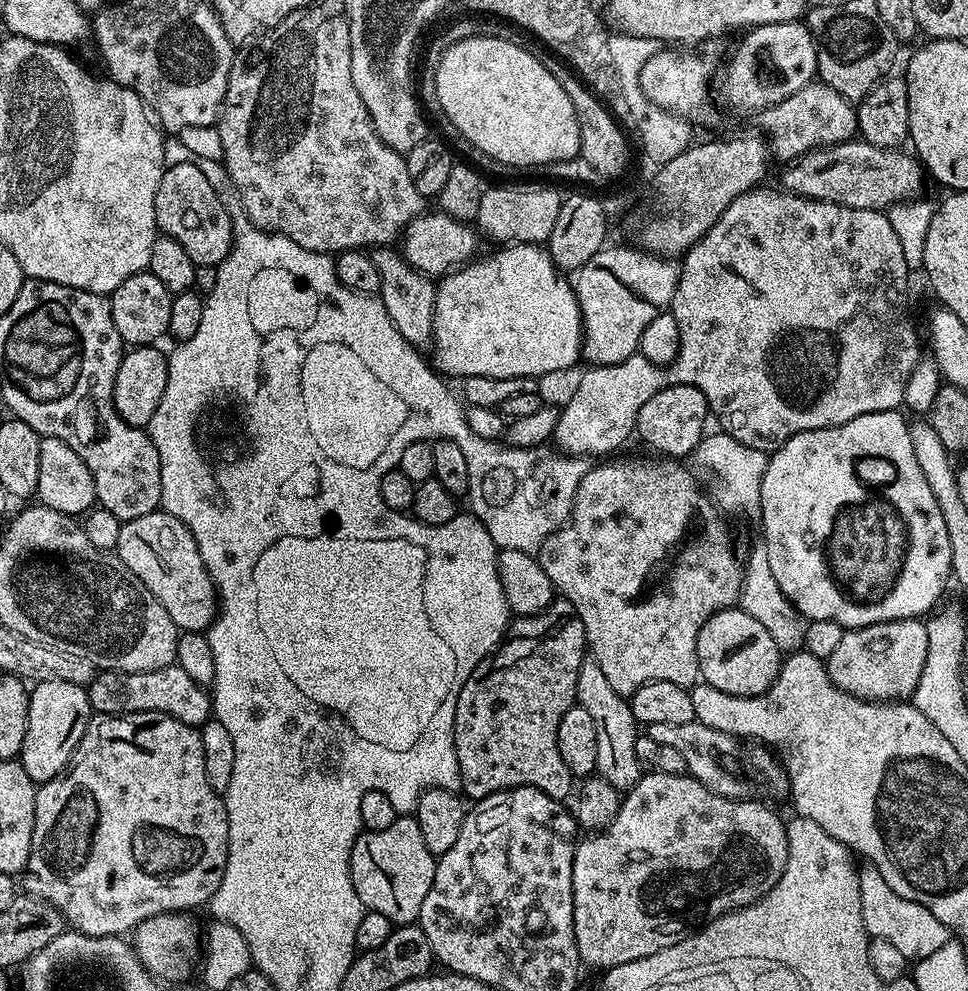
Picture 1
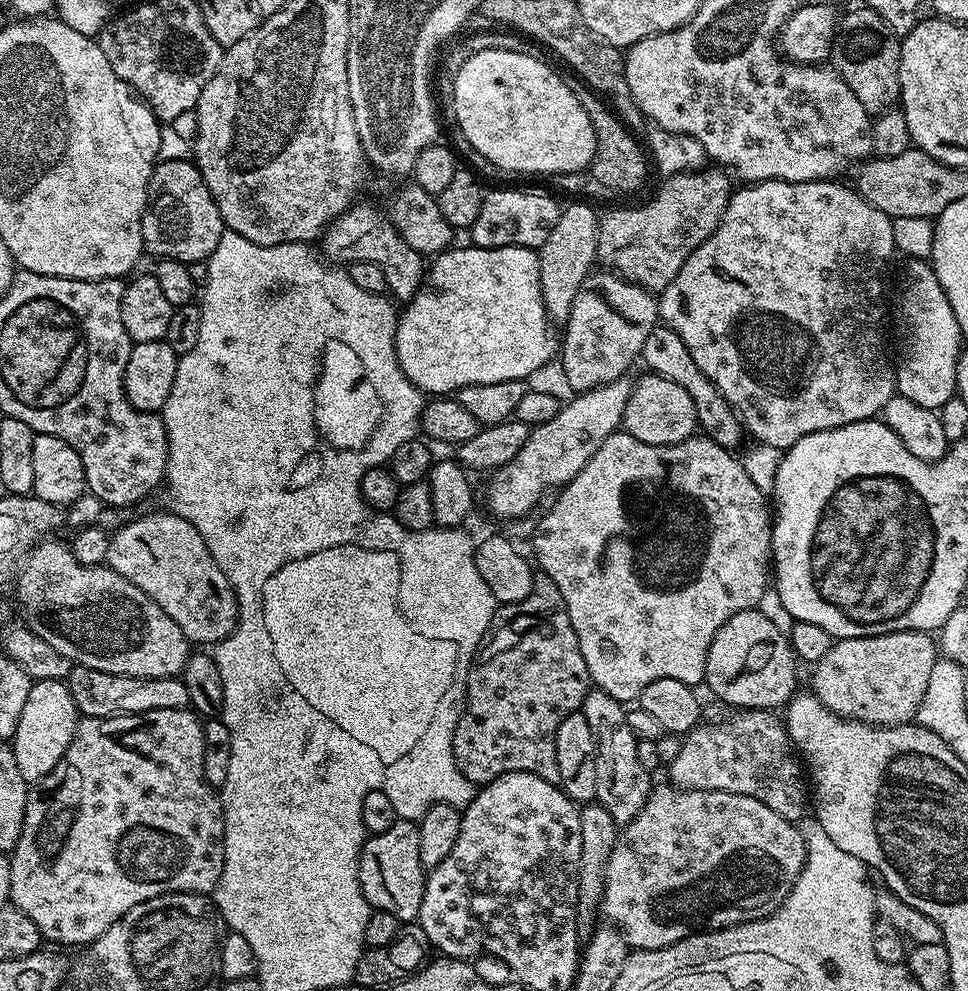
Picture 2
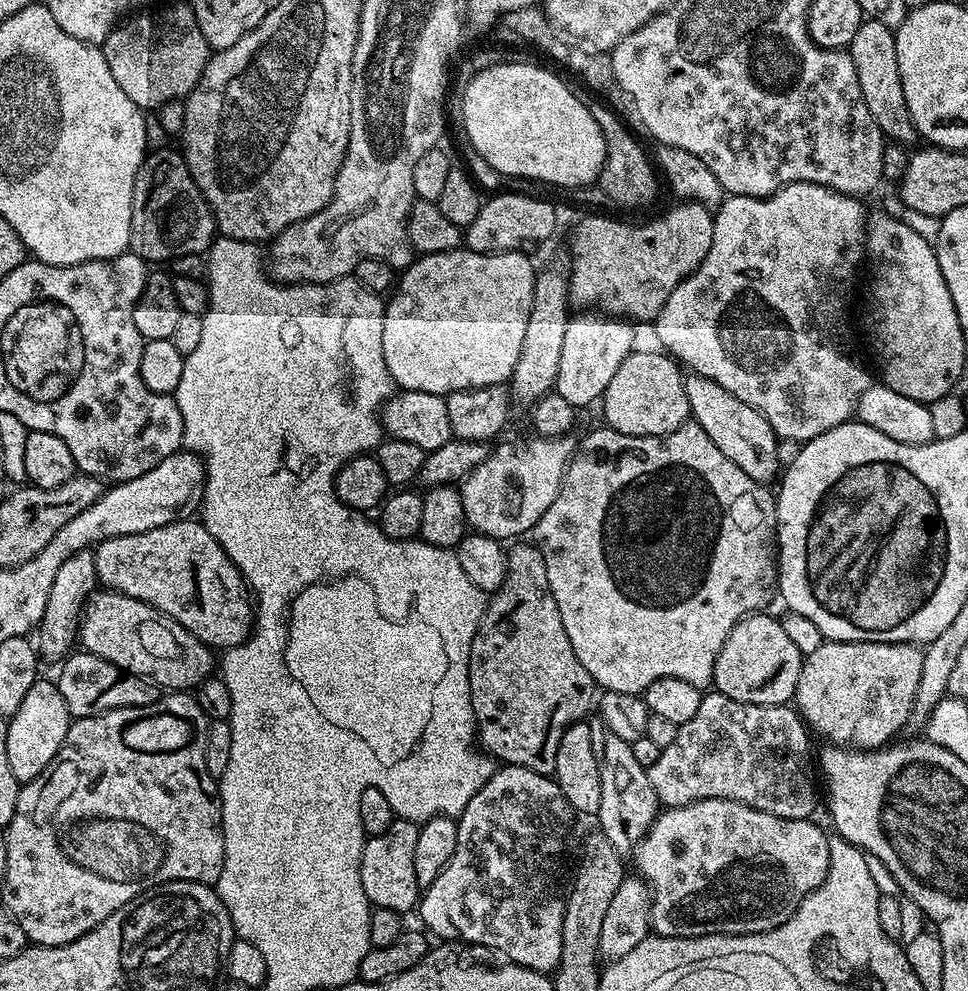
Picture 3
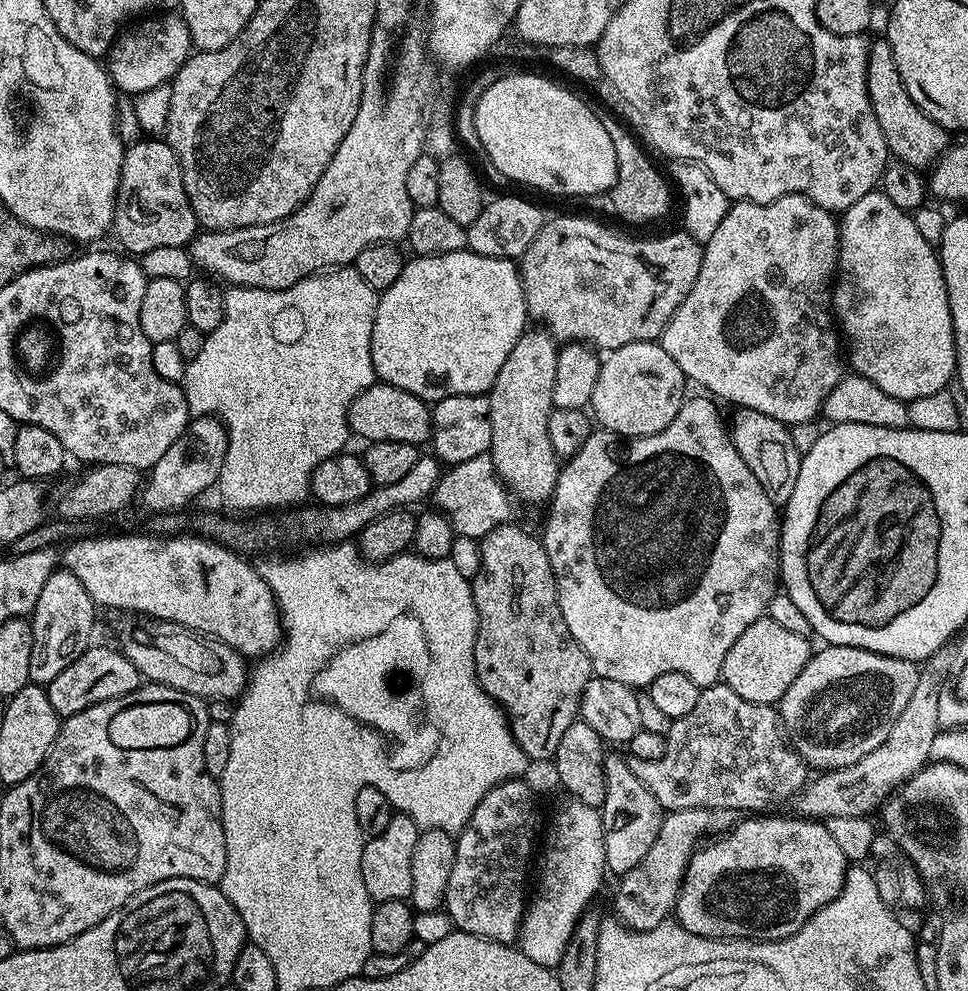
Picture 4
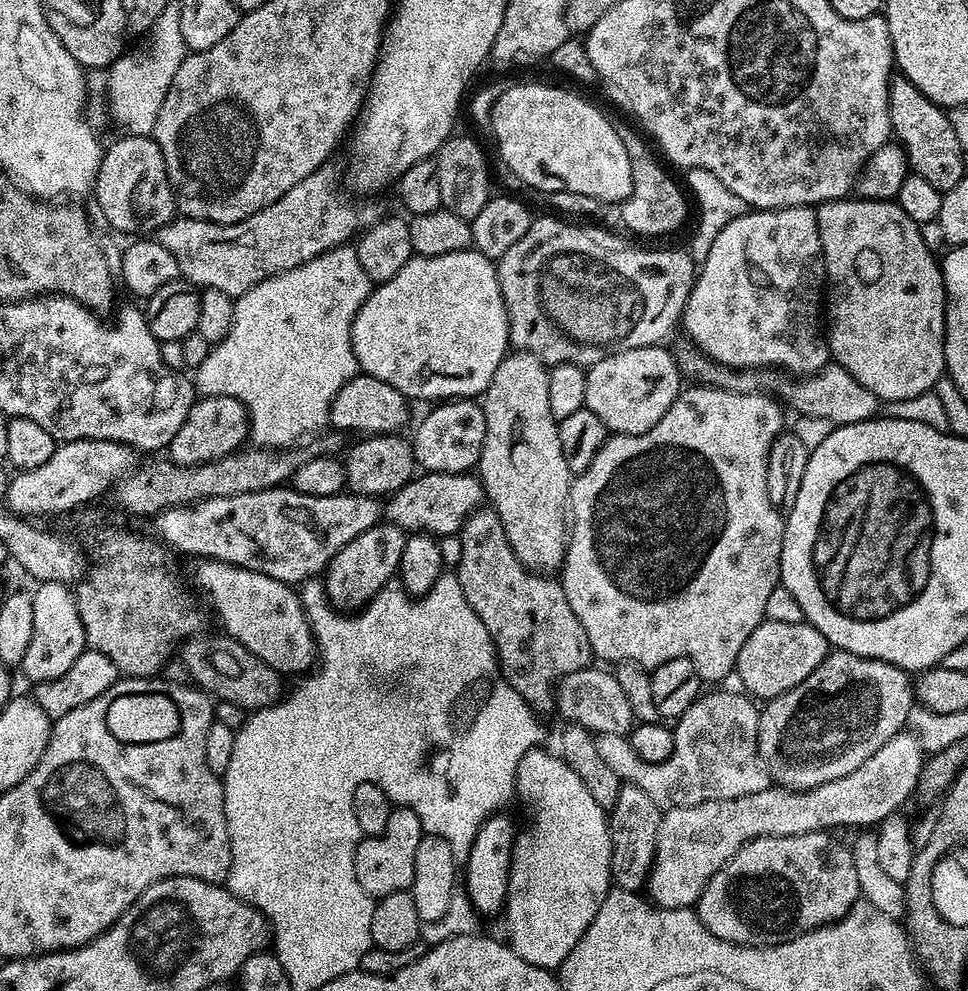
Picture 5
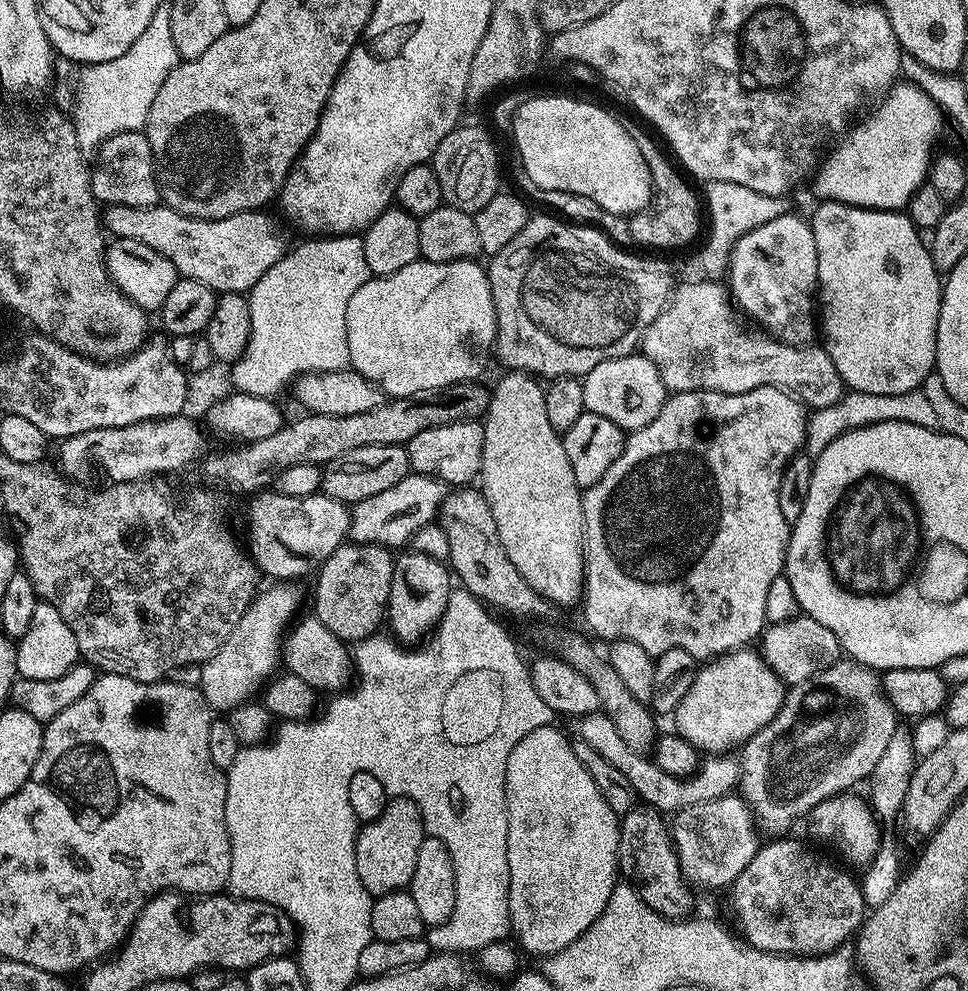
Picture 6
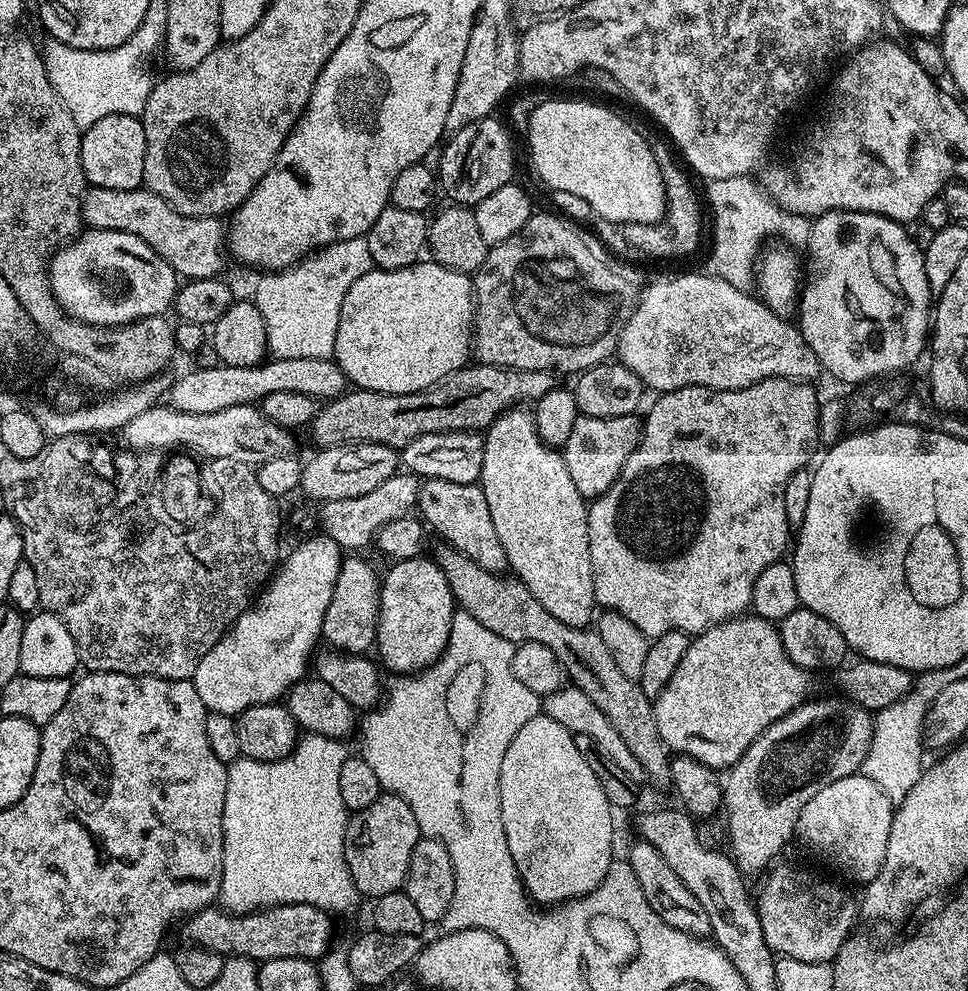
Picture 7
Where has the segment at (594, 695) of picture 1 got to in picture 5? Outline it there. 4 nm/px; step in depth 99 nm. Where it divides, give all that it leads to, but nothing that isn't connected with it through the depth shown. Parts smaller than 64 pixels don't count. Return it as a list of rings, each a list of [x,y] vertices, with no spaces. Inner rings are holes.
[[[621,783],[618,802],[610,810],[608,829],[612,832],[612,878],[615,887],[639,893],[647,885],[656,857],[658,826],[661,808],[651,800],[650,794],[638,790],[638,786]]]

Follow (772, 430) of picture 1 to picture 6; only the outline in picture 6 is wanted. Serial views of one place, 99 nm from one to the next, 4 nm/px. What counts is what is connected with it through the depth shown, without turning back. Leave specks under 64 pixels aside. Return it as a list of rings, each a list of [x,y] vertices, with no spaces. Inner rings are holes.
[[[797,214],[779,216],[738,238],[728,259],[726,287],[730,299],[737,309],[740,308],[767,335],[773,336],[784,344],[808,346],[818,336],[817,296],[818,252],[814,250],[812,225]],[[410,474],[402,478],[398,486],[390,486],[390,490],[382,490],[382,494],[373,494],[351,505],[351,539],[357,544],[383,544],[385,548],[403,549],[414,533],[439,517],[445,495],[444,481],[433,476]]]

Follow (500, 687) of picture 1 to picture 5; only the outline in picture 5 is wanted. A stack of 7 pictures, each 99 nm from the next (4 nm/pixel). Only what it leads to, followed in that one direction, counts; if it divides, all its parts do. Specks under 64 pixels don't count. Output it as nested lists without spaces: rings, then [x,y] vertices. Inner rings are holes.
[[[481,506],[470,514],[470,518],[460,527],[458,533],[462,542],[462,558],[455,565],[454,575],[462,586],[462,594],[466,594],[466,602],[482,618],[482,626],[490,634],[496,647],[496,663],[500,665],[500,675],[522,698],[532,705],[537,713],[552,712],[556,685],[565,676],[589,667],[593,663],[590,638],[586,638],[586,630],[582,630],[582,622],[578,622],[578,614],[570,610],[570,602],[566,602],[566,590],[559,582],[548,574],[532,572],[510,550],[510,542],[506,542],[506,530],[502,530],[502,522],[491,507]]]

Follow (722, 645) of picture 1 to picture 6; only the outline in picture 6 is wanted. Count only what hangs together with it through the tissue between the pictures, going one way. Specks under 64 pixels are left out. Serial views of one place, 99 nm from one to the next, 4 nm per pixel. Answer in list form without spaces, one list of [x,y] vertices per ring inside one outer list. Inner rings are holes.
[[[798,614],[786,622],[768,624],[759,637],[758,651],[774,670],[776,677],[788,686],[806,682],[806,678],[826,670],[826,666],[830,666],[842,656],[834,630],[826,630],[822,622],[814,622],[814,618],[803,614]]]

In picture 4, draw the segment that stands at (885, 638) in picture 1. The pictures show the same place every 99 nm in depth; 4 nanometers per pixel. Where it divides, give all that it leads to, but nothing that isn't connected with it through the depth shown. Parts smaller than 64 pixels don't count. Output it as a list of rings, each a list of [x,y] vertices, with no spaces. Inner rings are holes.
[[[830,644],[817,647],[806,666],[802,666],[802,674],[790,682],[790,690],[786,690],[780,699],[778,711],[784,735],[809,769],[831,770],[850,766],[886,742],[886,734],[890,734],[894,722],[898,722],[898,714],[906,710],[914,686],[918,686],[920,673],[921,669],[910,660],[883,656],[854,646]]]

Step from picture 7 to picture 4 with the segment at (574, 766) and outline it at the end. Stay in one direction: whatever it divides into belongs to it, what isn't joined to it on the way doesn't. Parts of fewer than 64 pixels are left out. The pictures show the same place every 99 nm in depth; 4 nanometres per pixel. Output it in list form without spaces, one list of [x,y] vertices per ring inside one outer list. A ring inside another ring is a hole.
[[[569,799],[569,804],[556,816],[552,824],[552,837],[549,838],[548,848],[544,852],[544,869],[540,872],[540,889],[536,897],[527,901],[524,910],[524,920],[520,924],[518,947],[520,951],[530,958],[530,962],[538,962],[538,966],[546,966],[555,969],[556,963],[562,958],[562,950],[570,940],[570,934],[574,934],[574,926],[581,916],[593,907],[592,898],[600,888],[600,882],[606,875],[604,858],[604,827],[598,808],[586,806],[580,800]]]

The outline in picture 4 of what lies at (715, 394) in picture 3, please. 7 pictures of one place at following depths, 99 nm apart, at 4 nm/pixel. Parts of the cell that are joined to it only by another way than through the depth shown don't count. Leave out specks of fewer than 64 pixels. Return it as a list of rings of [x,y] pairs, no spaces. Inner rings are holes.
[[[736,408],[730,416],[730,439],[738,450],[742,462],[750,466],[754,478],[758,478],[758,486],[766,490],[766,498],[777,506],[790,502],[790,494],[794,494],[794,486],[798,483],[798,470],[802,453],[791,437],[792,429],[787,424],[778,422],[758,410]]]

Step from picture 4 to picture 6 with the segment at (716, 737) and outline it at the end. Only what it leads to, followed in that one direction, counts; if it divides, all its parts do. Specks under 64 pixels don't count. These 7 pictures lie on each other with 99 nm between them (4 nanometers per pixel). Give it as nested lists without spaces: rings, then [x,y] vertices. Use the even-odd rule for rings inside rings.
[[[604,711],[588,712],[585,716],[579,717],[575,724],[576,732],[580,735],[579,743],[590,746],[596,753],[602,754],[602,758],[606,758],[610,766],[616,767],[621,774],[626,774],[637,797],[647,807],[654,808],[661,814],[675,814],[686,806],[694,806],[698,802],[727,796],[740,783],[740,762],[735,755],[709,755],[699,761],[696,771],[691,776],[678,777],[674,774],[666,774],[666,770],[658,767],[647,755],[626,746],[618,730],[614,730],[614,722]]]

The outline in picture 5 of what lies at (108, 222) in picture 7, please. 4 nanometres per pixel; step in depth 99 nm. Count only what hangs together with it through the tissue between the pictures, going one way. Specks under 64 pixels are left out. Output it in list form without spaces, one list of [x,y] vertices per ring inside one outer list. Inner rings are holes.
[[[331,163],[322,165],[314,174],[302,178],[298,186],[286,190],[286,194],[278,198],[278,202],[258,210],[258,214],[242,222],[215,224],[209,220],[191,220],[188,216],[180,216],[173,218],[169,224],[163,224],[160,231],[155,233],[154,239],[166,246],[170,254],[174,254],[174,262],[178,262],[180,276],[189,284],[195,284],[201,289],[222,290],[233,298],[241,296],[243,292],[258,286],[258,282],[266,278],[294,270],[294,266],[302,266],[331,248],[349,243],[353,237],[381,219],[382,211],[380,212],[378,205],[361,202],[359,199],[347,200],[346,197],[340,196],[339,190],[336,189],[336,172],[332,167]]]

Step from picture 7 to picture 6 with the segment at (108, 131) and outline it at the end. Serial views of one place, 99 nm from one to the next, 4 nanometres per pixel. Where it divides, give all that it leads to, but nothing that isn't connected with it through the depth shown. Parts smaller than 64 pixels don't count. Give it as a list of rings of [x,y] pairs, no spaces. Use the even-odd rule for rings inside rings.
[[[143,131],[123,132],[114,134],[95,153],[96,165],[91,165],[92,193],[101,205],[117,204],[118,206],[134,206],[135,208],[149,208],[161,203],[160,184],[156,181],[156,163],[152,161],[152,151],[147,135]]]

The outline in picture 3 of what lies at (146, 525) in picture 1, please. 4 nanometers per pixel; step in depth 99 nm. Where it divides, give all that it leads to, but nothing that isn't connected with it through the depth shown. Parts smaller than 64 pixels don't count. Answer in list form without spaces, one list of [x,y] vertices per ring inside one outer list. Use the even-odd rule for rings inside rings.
[[[199,519],[175,520],[158,530],[115,536],[95,545],[94,551],[96,579],[105,589],[154,606],[209,648],[227,650],[252,635],[254,600],[250,589]]]

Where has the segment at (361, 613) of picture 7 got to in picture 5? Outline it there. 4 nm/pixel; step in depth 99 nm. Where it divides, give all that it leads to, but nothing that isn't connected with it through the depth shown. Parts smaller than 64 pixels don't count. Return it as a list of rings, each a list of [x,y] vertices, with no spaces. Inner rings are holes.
[[[379,522],[364,533],[358,534],[348,545],[334,554],[322,573],[324,593],[340,610],[359,610],[397,575],[406,533],[397,524]]]

